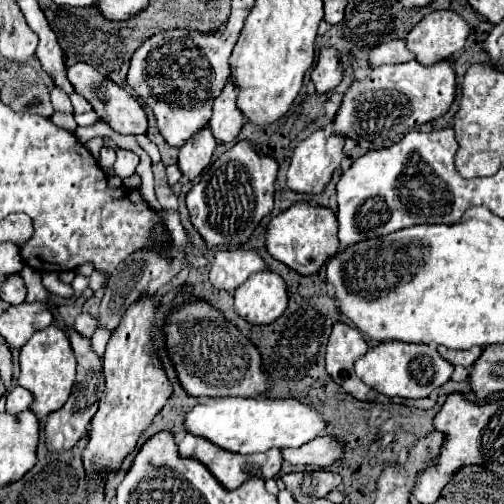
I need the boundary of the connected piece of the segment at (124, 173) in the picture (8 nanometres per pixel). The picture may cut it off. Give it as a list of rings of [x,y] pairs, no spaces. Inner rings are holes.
[[[118,150],[118,156],[116,156],[116,162],[114,162],[114,174],[120,176],[122,180],[124,178],[130,178],[138,166],[140,158],[130,152],[130,150]]]

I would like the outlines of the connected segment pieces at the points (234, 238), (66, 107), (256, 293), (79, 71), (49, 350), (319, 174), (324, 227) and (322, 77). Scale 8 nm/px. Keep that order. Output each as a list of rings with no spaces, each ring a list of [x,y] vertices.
[[[250,140],[236,142],[204,170],[200,180],[188,192],[186,206],[194,228],[208,246],[240,246],[246,242],[260,220],[272,212],[276,172],[278,164],[274,156],[260,150],[260,146]]]
[[[54,88],[50,92],[52,106],[58,110],[58,112],[64,112],[64,114],[74,114],[74,108],[70,104],[70,98],[66,94],[62,94],[58,88]]]
[[[266,270],[256,272],[234,292],[236,312],[250,324],[272,324],[288,308],[288,294],[284,280]]]
[[[78,62],[78,64],[66,64],[66,76],[70,80],[70,84],[74,86],[74,92],[78,92],[80,96],[84,96],[92,108],[96,110],[96,114],[118,134],[144,134],[146,132],[146,114],[142,110],[142,106],[120,86],[116,86],[114,82],[106,80],[96,68],[92,68],[90,64]]]
[[[50,324],[46,328],[34,332],[34,336],[22,346],[18,384],[34,394],[32,412],[40,420],[44,420],[50,412],[54,412],[54,410],[64,406],[64,402],[70,396],[74,376],[76,376],[76,358],[74,358],[74,352],[70,348],[68,334],[60,326]]]
[[[320,128],[312,132],[306,140],[302,140],[294,148],[294,156],[288,168],[288,188],[294,192],[308,192],[308,194],[318,194],[324,190],[328,180],[332,178],[332,172],[340,166],[340,160],[344,158],[344,142],[346,138],[342,134],[332,134],[330,128]]]
[[[296,202],[288,210],[280,212],[276,218],[270,220],[266,230],[266,248],[268,252],[290,266],[292,270],[308,276],[316,274],[324,262],[338,252],[338,222],[336,214],[326,206],[308,206],[306,202]]]
[[[320,48],[318,62],[312,70],[312,82],[320,94],[332,92],[342,80],[342,64],[336,48]]]

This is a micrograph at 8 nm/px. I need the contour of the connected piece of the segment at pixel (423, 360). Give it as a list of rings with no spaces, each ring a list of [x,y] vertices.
[[[382,342],[378,344],[376,348],[368,350],[358,362],[356,362],[356,374],[358,378],[378,390],[380,394],[386,394],[386,396],[402,396],[402,398],[426,398],[432,390],[440,388],[442,384],[446,384],[452,376],[452,370],[454,366],[450,362],[446,362],[438,352],[436,352],[436,346],[426,346],[426,344],[402,344],[402,342]]]

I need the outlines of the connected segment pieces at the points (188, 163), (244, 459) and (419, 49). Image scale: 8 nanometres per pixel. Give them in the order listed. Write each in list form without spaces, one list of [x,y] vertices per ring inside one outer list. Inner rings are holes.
[[[200,128],[182,148],[178,154],[178,168],[182,170],[184,176],[190,180],[198,178],[202,170],[210,164],[212,152],[216,148],[216,140],[210,132],[210,128]]]
[[[186,432],[184,438],[178,442],[178,450],[180,450],[180,456],[190,456],[190,458],[196,458],[202,464],[206,464],[210,468],[210,472],[214,472],[214,476],[220,480],[220,484],[230,490],[238,488],[248,478],[262,478],[262,480],[274,478],[280,472],[280,466],[284,462],[282,452],[278,448],[272,448],[270,452],[254,454],[254,456],[234,456],[234,452],[222,452],[222,448],[214,448],[214,444],[210,444],[208,440],[190,436],[190,432]]]
[[[434,10],[426,14],[406,36],[406,48],[416,54],[416,60],[422,64],[434,64],[444,58],[452,58],[466,42],[470,34],[468,22],[454,10]]]

